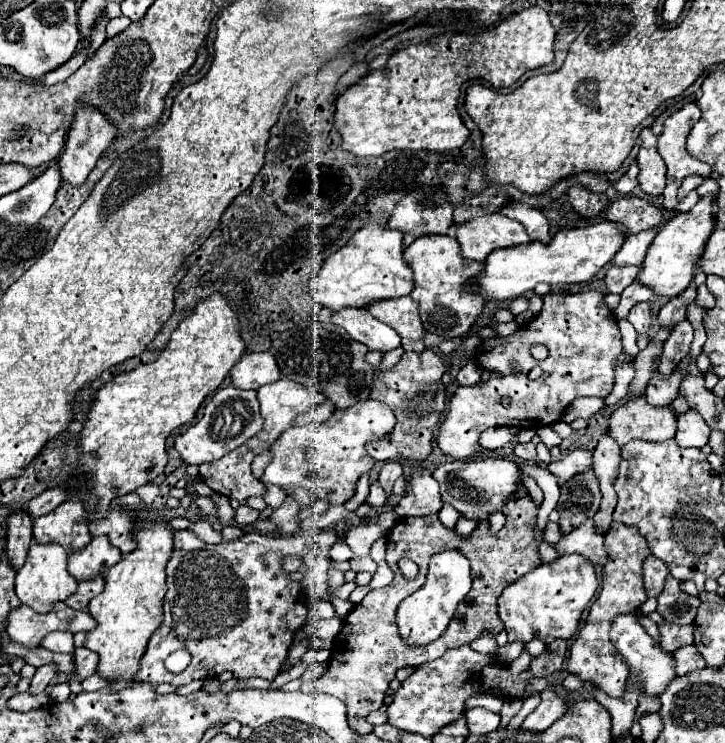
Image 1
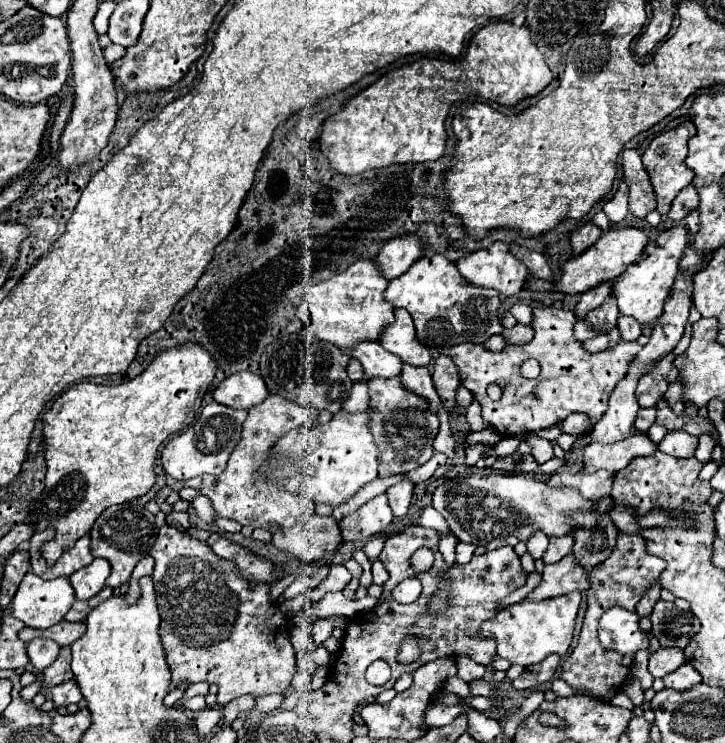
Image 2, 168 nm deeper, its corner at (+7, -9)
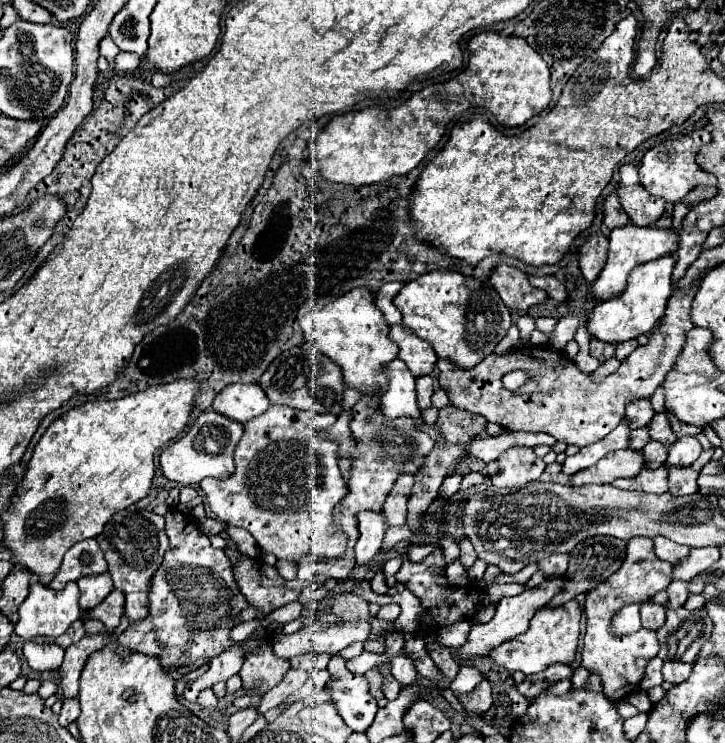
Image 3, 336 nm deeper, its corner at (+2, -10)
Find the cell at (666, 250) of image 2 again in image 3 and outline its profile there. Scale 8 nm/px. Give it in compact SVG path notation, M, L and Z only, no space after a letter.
M663 255L655 261L649 261L641 267L637 267L629 279L627 279L627 287L621 295L611 297L609 301L599 303L587 321L587 329L591 335L595 335L601 341L607 343L621 343L627 339L635 339L643 333L649 333L655 329L655 325L659 323L659 319L663 317L667 303L673 295L673 281L671 281L671 273L675 267L675 257L673 255Z

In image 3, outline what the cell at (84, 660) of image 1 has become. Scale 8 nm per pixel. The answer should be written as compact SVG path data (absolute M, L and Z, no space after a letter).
M63 699L63 707L59 713L59 723L63 727L67 727L69 723L73 723L77 717L81 715L81 707L79 707L79 699Z

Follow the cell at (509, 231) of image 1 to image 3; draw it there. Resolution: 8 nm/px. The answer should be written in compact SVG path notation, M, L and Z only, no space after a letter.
M505 263L497 265L487 281L495 287L499 297L511 311L527 311L529 307L539 305L547 299L547 293L535 289L521 269Z

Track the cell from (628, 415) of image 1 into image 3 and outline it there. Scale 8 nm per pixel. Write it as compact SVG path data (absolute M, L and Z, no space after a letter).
M621 449L605 455L599 463L577 471L571 477L573 485L587 485L587 483L609 483L615 477L635 477L645 467L645 457L641 451L635 449Z

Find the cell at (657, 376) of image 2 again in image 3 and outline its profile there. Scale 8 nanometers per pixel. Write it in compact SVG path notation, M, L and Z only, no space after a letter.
M637 399L637 401L629 403L629 407L625 409L625 417L629 417L629 421L633 423L633 429L649 425L653 415L655 415L655 411L651 407L651 399Z

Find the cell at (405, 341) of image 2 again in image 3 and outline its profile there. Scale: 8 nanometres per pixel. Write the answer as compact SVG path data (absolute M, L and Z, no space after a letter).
M393 325L389 331L389 337L393 341L397 341L397 345L399 345L397 357L407 363L413 377L429 375L435 369L437 355L433 351L433 347L429 347L429 343L419 339L413 329L409 329L405 325Z

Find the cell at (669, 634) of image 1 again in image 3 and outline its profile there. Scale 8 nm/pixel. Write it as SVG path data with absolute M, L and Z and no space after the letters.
M665 661L663 665L663 677L665 681L677 685L685 681L691 675L691 663L677 663L677 661Z

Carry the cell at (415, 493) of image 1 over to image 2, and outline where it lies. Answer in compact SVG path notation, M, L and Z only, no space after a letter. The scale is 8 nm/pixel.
M426 506L426 508L422 510L422 514L420 514L420 526L432 528L432 530L436 530L436 532L440 532L440 534L452 534L448 522L446 522L446 520L440 516L440 512L436 512L432 506Z

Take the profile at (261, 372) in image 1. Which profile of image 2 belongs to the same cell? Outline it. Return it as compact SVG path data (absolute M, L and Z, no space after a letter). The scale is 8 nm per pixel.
M238 372L228 376L214 390L214 400L228 408L250 410L268 398L268 390L256 372Z

